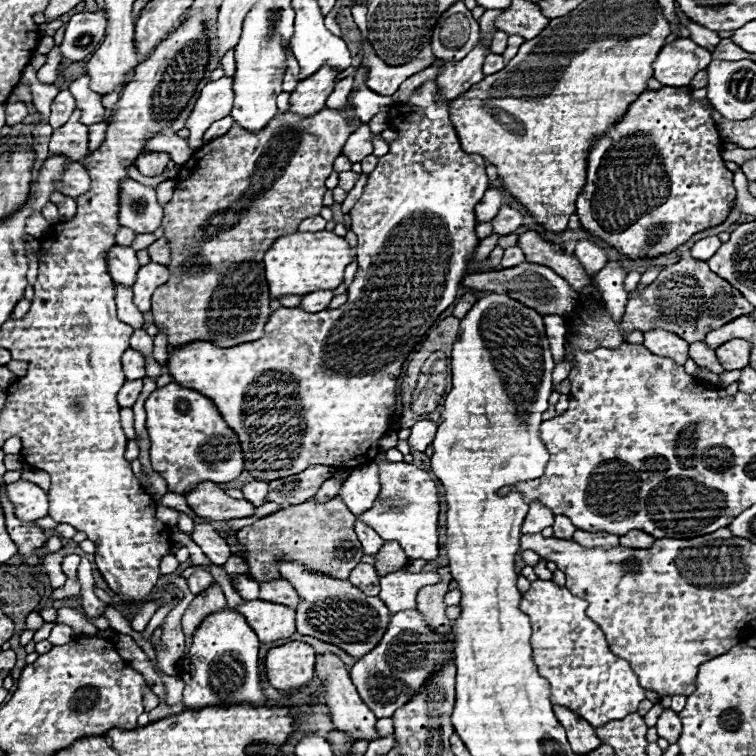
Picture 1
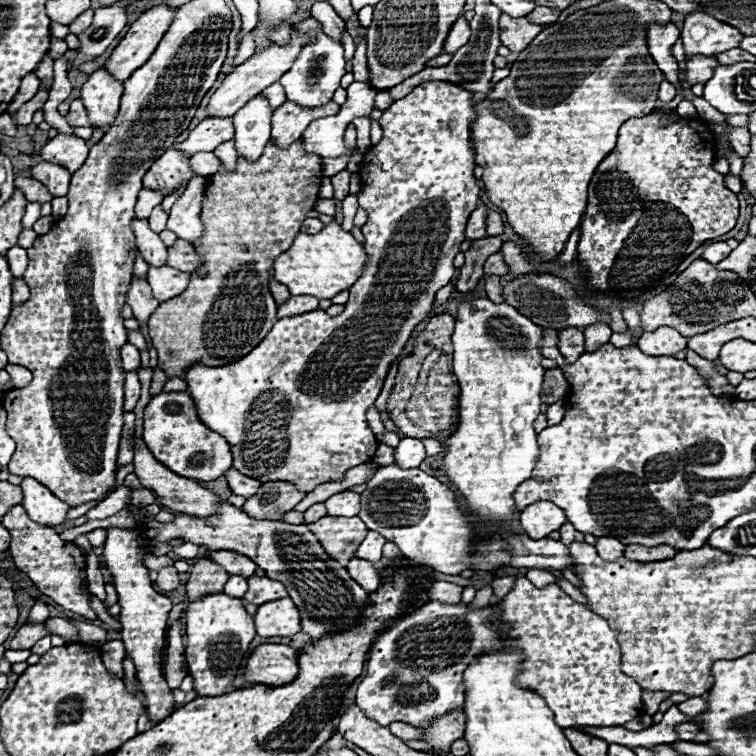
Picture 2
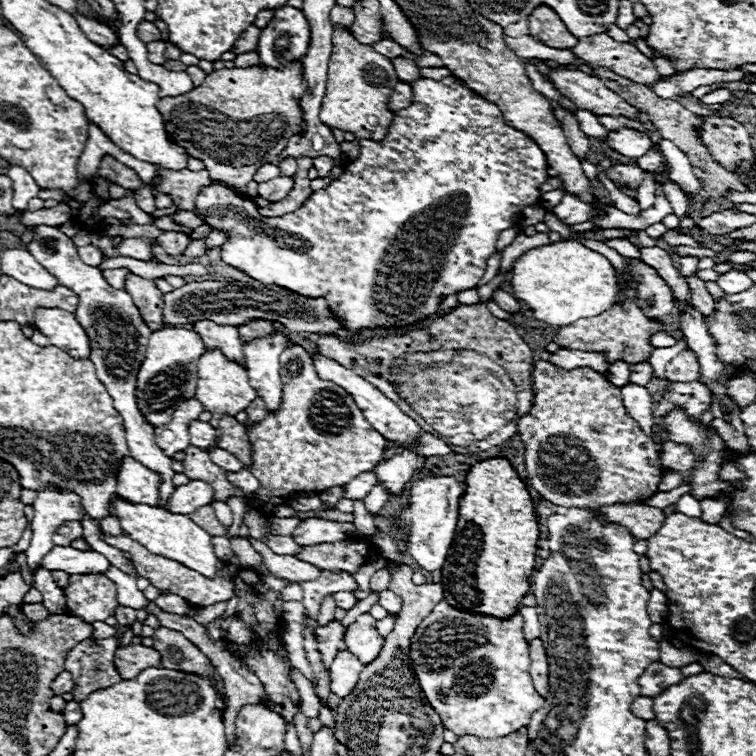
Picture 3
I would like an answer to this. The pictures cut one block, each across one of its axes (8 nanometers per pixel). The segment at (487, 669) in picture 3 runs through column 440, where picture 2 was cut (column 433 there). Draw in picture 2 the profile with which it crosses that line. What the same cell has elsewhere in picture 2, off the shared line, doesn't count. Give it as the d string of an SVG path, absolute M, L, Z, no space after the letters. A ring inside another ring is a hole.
M518 578L514 582L514 588L502 598L500 610L490 606L468 610L468 604L464 602L428 602L424 608L398 620L374 642L366 662L366 674L358 686L356 704L366 712L366 716L378 720L382 726L406 722L414 728L426 728L430 720L444 712L464 710L464 668L468 668L478 656L484 656L484 652L500 650L500 646L506 646L506 640L514 640L512 644L522 650L522 676L518 676L518 684L538 692L546 700L560 728L622 726L644 712L640 702L642 688L638 688L638 682L630 680L630 676L620 670L622 650L606 620L590 608L576 604L558 584L550 584L540 590L526 578Z

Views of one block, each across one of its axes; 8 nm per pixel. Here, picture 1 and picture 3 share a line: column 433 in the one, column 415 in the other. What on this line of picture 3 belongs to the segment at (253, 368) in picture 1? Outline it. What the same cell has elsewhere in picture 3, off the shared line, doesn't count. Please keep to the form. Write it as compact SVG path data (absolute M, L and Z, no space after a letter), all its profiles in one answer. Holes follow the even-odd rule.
M448 76L446 80L440 80L440 82L426 80L426 78L416 80L412 84L412 106L404 108L402 112L398 112L394 116L394 122L390 124L388 136L382 142L360 140L360 156L354 162L348 162L346 168L348 170L344 172L344 176L340 176L328 188L316 190L302 208L298 208L292 214L284 214L280 218L260 216L258 206L252 200L248 200L246 196L232 194L230 190L226 190L222 186L214 186L214 184L202 188L202 192L198 194L194 212L198 212L200 216L206 216L206 224L230 232L230 238L222 246L222 260L226 264L240 268L242 272L246 272L248 276L252 276L254 280L258 280L262 284L276 284L276 286L288 288L288 290L292 290L300 296L306 296L306 298L324 298L332 316L338 322L342 322L344 330L350 334L358 334L364 328L408 328L408 326L414 326L420 320L426 320L432 314L436 314L444 296L476 288L480 278L484 276L488 258L496 250L498 234L502 230L518 226L522 206L536 204L540 200L540 186L548 180L546 156L538 148L538 144L532 138L528 138L524 132L510 128L504 122L502 112L494 104L476 96L472 90L468 90L462 82L458 82L452 76Z

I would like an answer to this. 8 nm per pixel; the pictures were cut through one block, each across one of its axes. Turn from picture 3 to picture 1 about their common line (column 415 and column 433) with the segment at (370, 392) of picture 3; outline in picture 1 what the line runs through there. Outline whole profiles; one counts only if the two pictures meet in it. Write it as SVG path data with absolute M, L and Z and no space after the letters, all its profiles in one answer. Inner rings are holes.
M428 418L418 420L418 422L410 428L410 430L412 430L412 434L410 434L410 438L408 438L410 448L412 448L412 450L418 450L418 452L424 452L424 450L432 444L434 434L436 434L436 428L438 428L438 424L432 422L432 420L428 420Z

